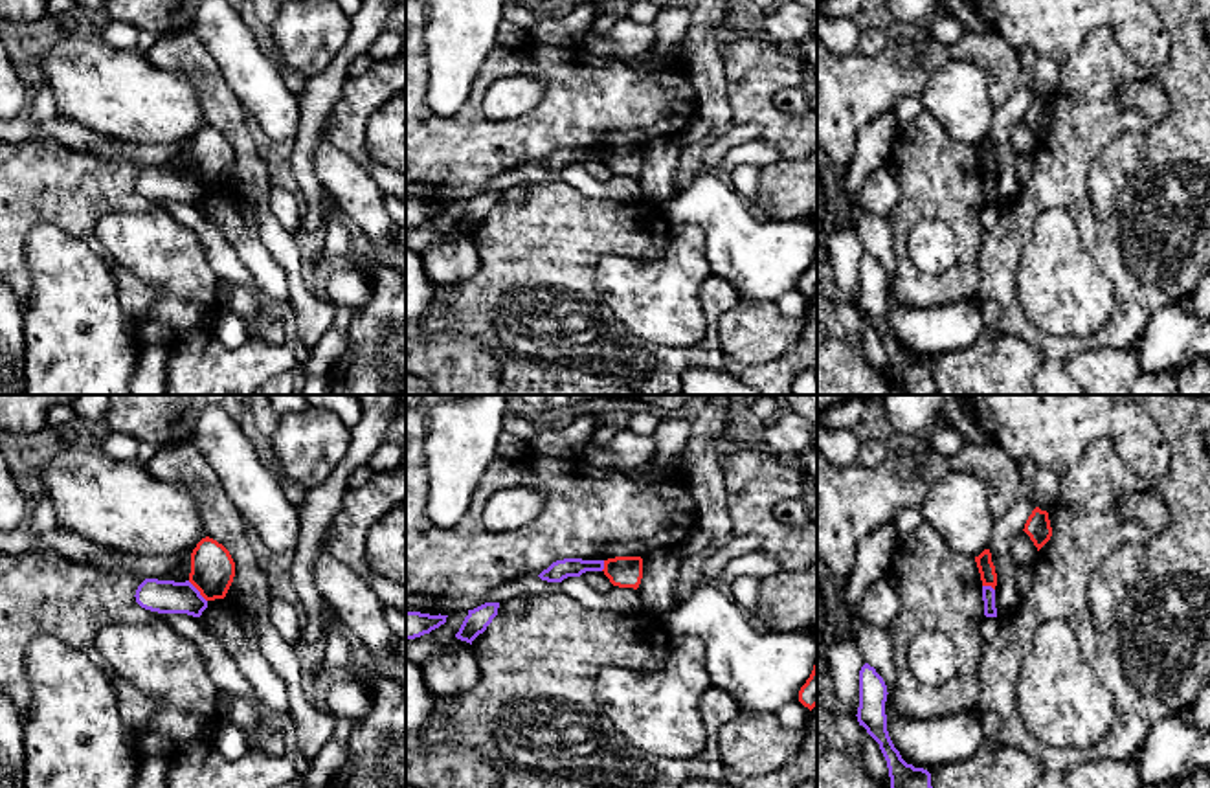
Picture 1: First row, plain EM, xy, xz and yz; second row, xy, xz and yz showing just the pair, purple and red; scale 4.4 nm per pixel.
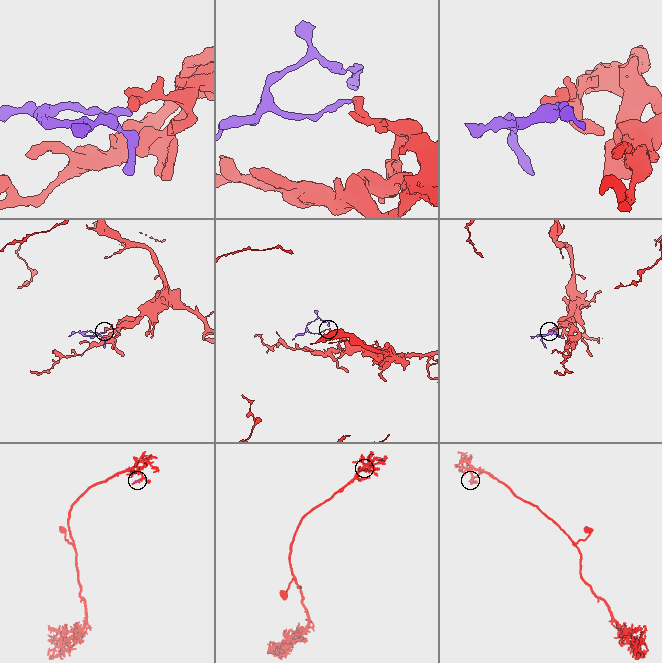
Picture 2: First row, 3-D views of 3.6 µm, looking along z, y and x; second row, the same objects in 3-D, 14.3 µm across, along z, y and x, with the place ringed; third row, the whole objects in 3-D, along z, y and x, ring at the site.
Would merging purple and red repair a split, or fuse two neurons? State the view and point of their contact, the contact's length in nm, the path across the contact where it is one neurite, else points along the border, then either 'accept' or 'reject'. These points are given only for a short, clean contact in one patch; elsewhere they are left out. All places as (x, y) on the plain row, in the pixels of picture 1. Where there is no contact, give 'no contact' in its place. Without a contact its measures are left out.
xy (199, 180) | 130 nm | along xy (188, 169), (206, 190) | reject

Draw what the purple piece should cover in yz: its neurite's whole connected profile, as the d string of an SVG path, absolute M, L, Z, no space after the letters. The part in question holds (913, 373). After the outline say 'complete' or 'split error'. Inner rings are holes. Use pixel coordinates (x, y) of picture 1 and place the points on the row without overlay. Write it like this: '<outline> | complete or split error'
M865 252L859 259L859 296L856 305L859 314L879 332L889 356L891 378L907 395L938 395L931 375L931 362L907 353L889 325L885 303L887 283L883 266L874 255Z | complete

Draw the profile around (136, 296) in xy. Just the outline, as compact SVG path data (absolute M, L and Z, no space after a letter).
M108 255L105 257L108 259L112 276L116 279L118 298L123 310L134 321L140 321L151 310L151 307L163 296L162 290L156 285L136 277L121 265L112 261Z

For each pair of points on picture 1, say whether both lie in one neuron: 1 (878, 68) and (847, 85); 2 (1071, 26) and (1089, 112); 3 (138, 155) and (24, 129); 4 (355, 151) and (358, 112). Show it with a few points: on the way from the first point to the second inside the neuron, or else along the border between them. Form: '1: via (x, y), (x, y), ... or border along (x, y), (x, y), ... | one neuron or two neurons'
1: via (871, 76), (862, 85), (854, 85) | one neuron
2: border along (1113, 30), (1093, 30), (1082, 46), (1060, 65) | two neurons
3: via (111, 149), (67, 131), (52, 129) | one neuron
4: via (355, 142), (355, 122) | one neuron

